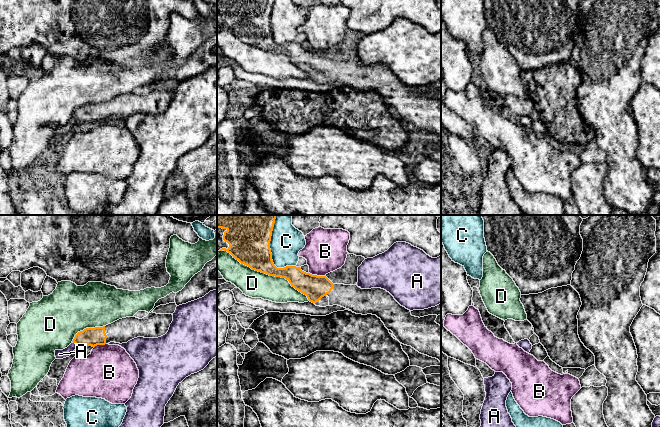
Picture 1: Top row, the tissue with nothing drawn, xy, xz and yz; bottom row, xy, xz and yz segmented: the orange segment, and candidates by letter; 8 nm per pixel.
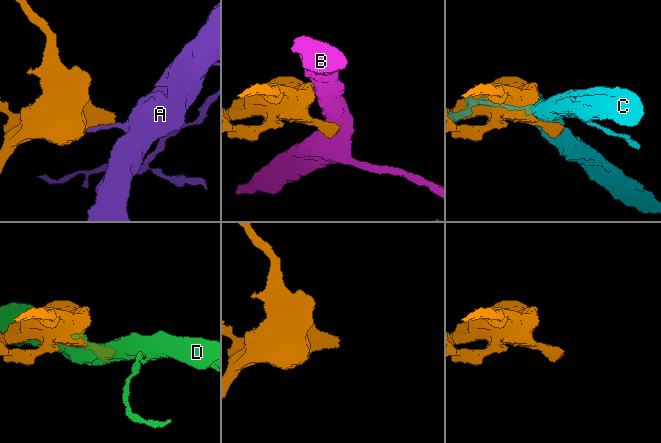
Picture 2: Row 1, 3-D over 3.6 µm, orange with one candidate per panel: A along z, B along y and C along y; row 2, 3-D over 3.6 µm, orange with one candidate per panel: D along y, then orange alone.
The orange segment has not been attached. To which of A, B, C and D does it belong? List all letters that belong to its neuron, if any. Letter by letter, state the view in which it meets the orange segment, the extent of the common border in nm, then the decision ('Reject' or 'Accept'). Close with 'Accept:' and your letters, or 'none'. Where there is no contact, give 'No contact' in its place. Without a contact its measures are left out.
A: Touches orange in xy. Shared border 90 nm. Reject
B: Touches orange in xz. Shared border 140 nm. Reject
C: Touches orange in xz. Shared border 380 nm. Reject
D: Touches orange in xz. Shared border 800 nm. Reject
Accept: none

